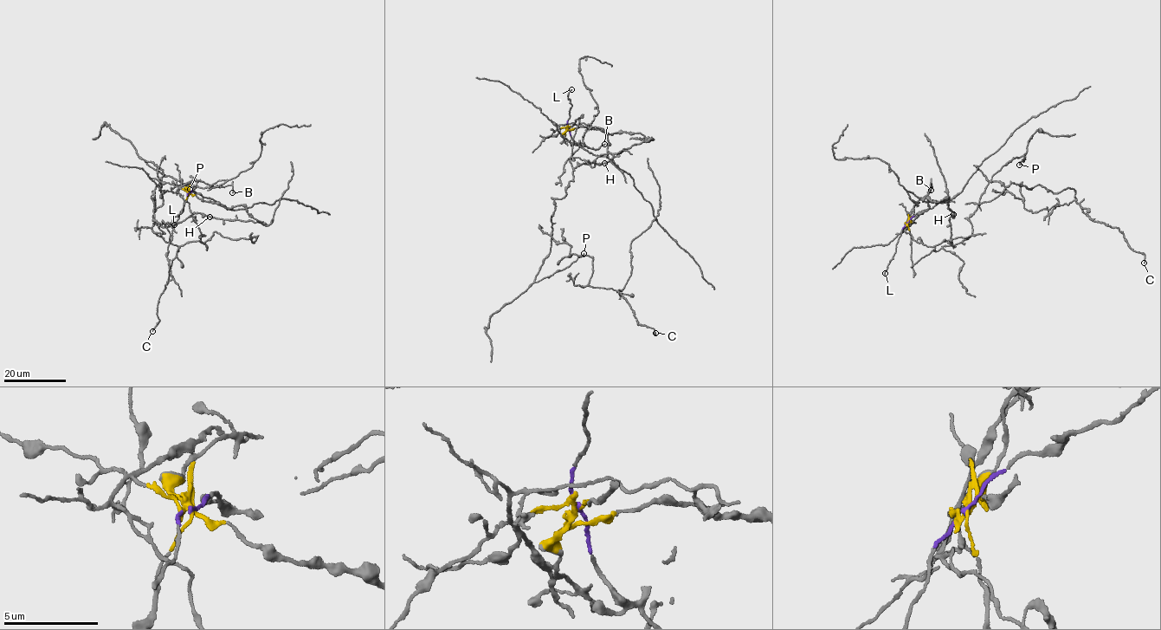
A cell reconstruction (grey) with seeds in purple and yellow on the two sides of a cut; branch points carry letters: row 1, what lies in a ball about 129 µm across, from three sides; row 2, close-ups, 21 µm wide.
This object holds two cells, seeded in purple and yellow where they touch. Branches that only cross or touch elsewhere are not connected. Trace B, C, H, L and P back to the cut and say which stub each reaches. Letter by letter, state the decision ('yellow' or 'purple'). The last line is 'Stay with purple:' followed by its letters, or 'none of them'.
B: yellow
C: yellow
H: yellow
L: purple
P: yellow
Stay with purple: L

